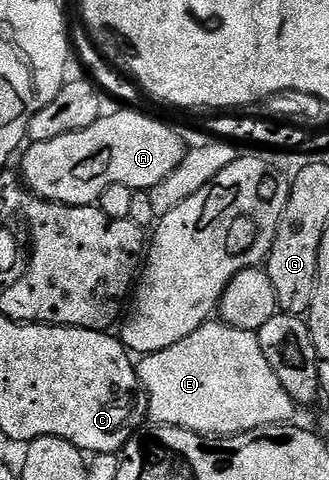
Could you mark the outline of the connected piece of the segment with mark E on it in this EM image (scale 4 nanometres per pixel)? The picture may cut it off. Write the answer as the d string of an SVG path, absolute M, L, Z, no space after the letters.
M208 320L197 332L189 332L185 340L177 340L173 348L142 355L137 369L139 383L147 391L147 417L157 426L176 426L213 438L228 438L266 426L282 426L297 413L295 401L281 388L269 360L265 360L265 352L261 352L258 333L229 326L222 320Z

